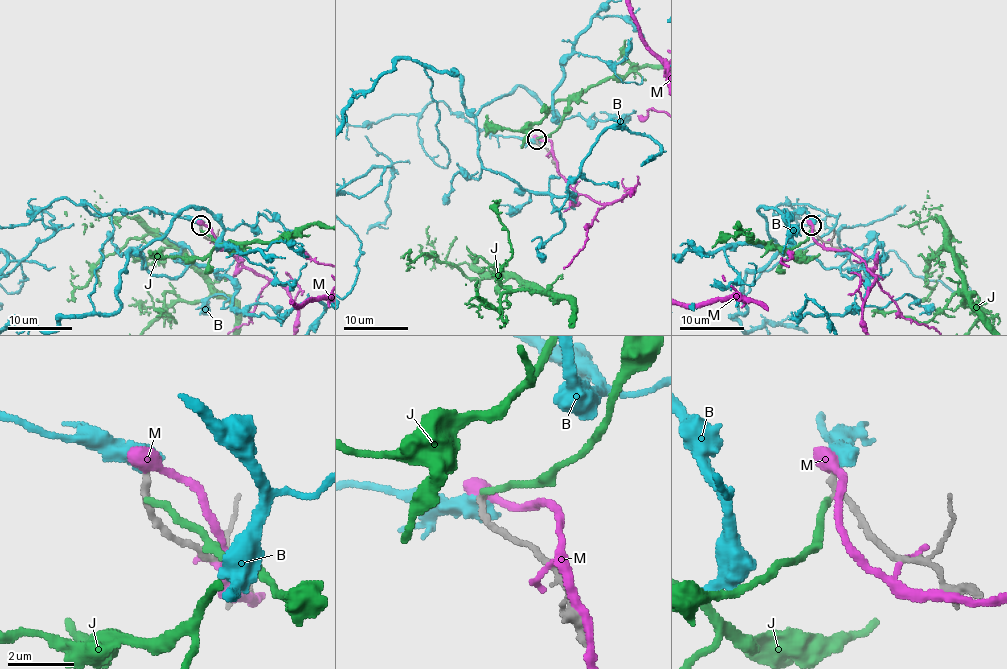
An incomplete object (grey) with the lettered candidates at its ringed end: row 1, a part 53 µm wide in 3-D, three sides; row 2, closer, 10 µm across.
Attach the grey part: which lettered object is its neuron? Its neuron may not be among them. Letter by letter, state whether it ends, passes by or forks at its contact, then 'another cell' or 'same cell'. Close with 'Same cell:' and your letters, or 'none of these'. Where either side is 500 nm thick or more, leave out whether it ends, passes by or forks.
B: same cell
J: it ends | another cell
M: another cell
Same cell: B

